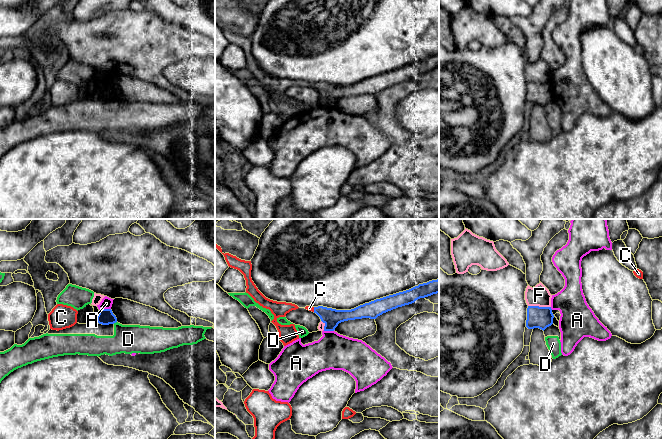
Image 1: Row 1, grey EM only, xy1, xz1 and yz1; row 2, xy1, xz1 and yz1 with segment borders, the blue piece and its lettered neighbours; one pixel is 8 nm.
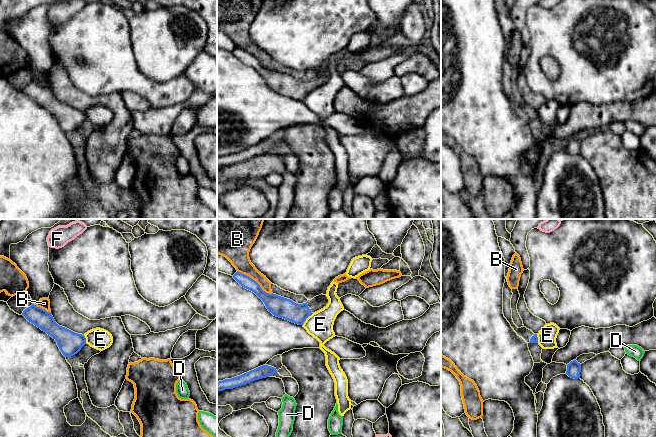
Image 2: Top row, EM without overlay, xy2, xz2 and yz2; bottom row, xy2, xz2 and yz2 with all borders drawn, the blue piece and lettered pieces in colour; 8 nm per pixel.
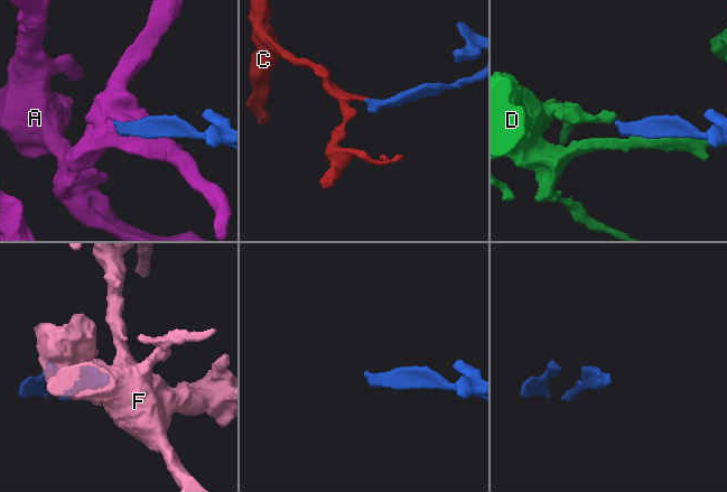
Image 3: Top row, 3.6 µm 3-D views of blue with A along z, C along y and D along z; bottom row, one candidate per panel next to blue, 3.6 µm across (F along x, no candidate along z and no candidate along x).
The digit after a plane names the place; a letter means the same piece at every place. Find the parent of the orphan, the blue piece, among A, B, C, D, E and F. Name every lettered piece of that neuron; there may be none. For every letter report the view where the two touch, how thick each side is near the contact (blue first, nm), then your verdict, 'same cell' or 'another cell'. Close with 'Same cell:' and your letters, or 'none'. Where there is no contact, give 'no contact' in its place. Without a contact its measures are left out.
A: xy1 | 130/90 nm | another cell
B: xz2 | 150/170 nm | another cell
C: xz1 | 140/40 nm | same cell
D: xy1 | 130/240 nm | another cell
E: xz2 | 170/200 nm | another cell
F: yz1 | 180/160 nm | another cell
Same cell: C

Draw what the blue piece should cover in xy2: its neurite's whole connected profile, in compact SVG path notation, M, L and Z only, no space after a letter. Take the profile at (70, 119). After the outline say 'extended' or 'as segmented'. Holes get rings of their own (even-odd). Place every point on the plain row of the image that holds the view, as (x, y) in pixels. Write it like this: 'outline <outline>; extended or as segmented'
outline M34 80L26 84L22 91L29 98L50 111L57 118L60 127L65 133L77 130L86 120L84 111L59 102L50 88Z; as segmented

